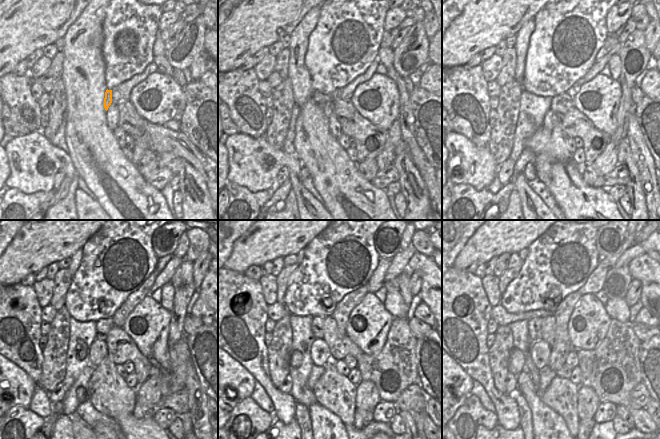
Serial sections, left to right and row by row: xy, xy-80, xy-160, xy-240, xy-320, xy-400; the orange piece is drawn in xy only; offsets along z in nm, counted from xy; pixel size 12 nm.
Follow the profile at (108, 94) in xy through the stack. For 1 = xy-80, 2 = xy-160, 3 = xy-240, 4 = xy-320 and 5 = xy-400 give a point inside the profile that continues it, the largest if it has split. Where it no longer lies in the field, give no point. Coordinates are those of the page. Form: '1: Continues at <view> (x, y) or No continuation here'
1: Continues at xy-80 (327, 107)
2: Continues at xy-160 (550, 120)
3: Continues at xy-240 (98, 352)
4: Continues at xy-320 (320, 353)
5: Continues at xy-400 (540, 350)

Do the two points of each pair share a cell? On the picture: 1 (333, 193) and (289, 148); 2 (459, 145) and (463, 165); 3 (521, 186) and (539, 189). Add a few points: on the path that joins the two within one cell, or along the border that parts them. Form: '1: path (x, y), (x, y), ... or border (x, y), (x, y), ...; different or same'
1: border (295, 129), (293, 145), (296, 153); different
2: path (461, 150), (463, 160); same
3: border (527, 181), (530, 188), (547, 205); different

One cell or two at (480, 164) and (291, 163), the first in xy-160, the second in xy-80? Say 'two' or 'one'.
one

